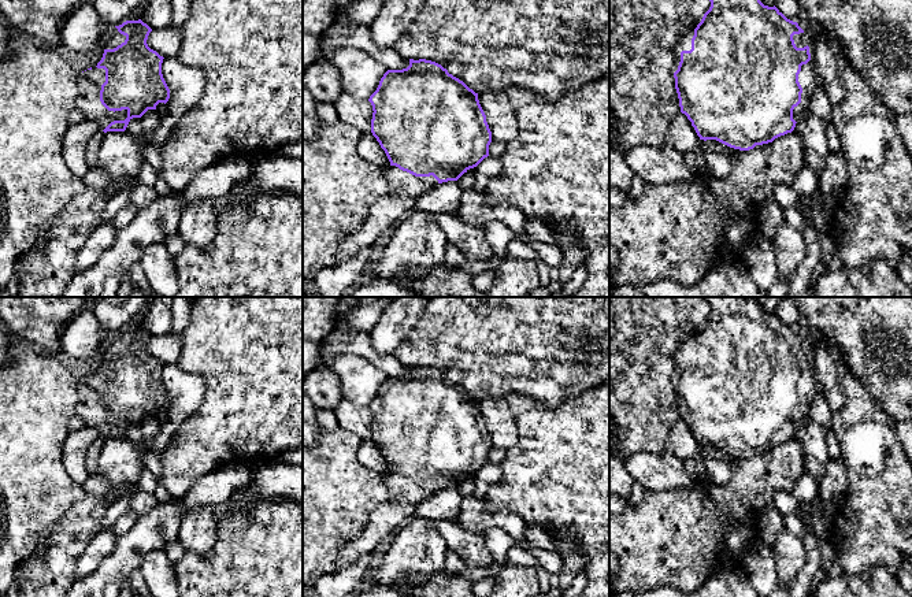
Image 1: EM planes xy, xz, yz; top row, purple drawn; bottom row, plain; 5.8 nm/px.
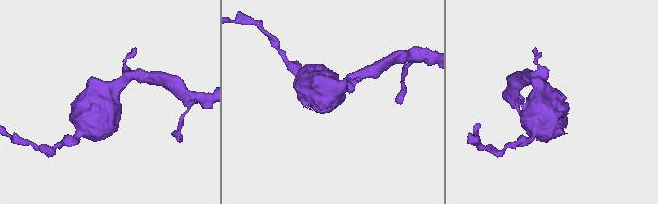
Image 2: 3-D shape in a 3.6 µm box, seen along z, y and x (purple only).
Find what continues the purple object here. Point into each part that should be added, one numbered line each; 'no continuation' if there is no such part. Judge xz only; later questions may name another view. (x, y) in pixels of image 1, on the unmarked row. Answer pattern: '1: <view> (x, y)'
1: xz (404, 496)

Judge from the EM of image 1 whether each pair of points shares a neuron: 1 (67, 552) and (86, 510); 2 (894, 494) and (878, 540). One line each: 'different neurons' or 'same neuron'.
1: same neuron
2: same neuron

